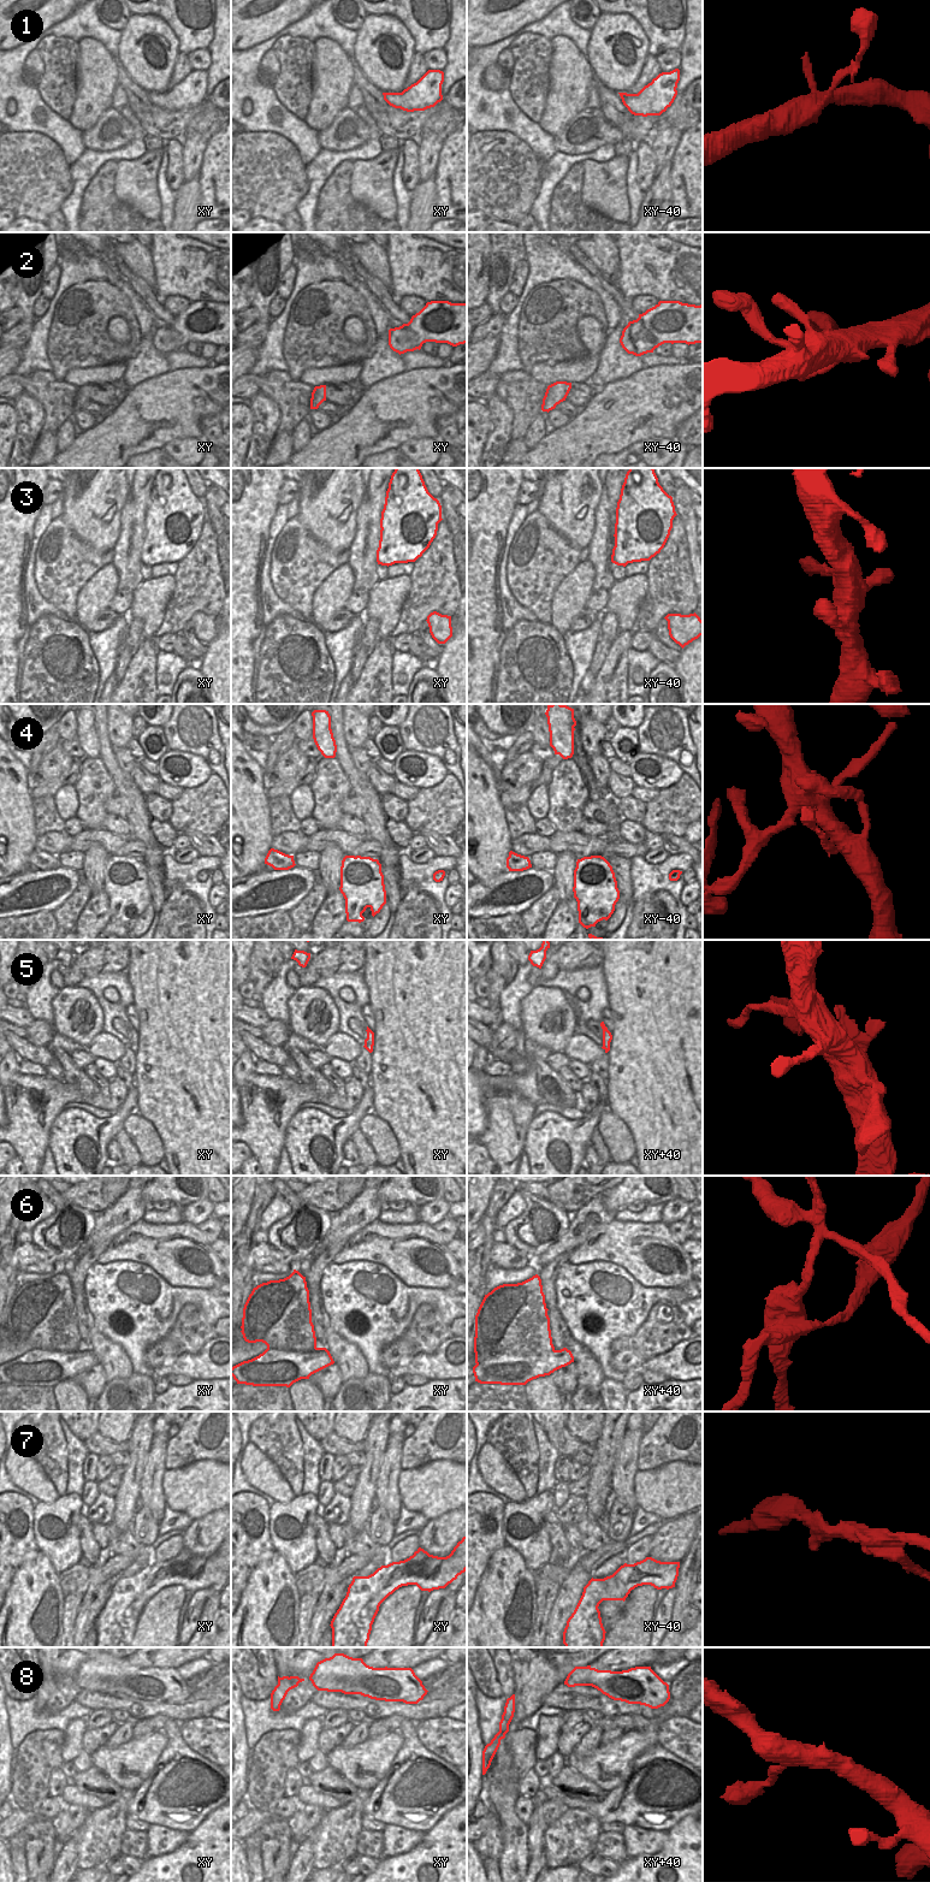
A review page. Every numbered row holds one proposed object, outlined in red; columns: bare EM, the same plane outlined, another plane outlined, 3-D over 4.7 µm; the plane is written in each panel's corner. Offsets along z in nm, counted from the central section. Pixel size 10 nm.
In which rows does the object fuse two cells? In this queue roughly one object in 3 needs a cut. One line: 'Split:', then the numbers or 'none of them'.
Split: 4, 5, 6

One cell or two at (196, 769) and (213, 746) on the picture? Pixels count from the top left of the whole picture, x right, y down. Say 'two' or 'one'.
two

